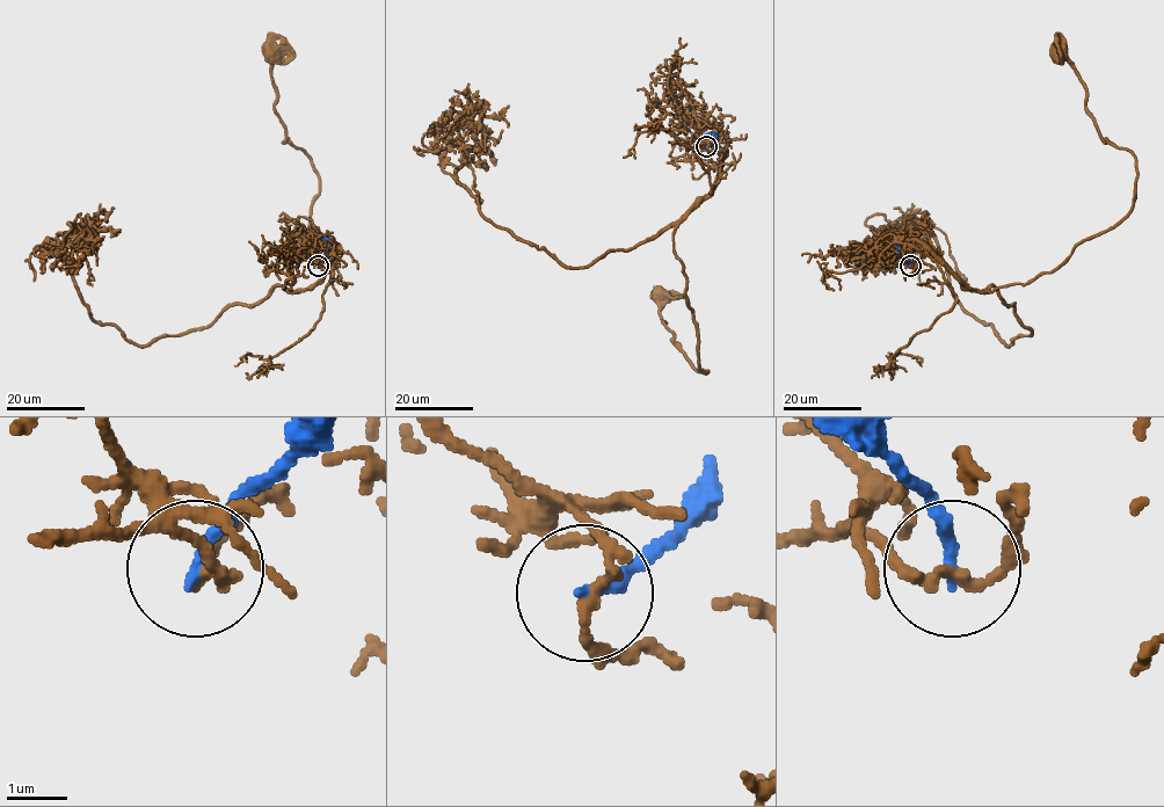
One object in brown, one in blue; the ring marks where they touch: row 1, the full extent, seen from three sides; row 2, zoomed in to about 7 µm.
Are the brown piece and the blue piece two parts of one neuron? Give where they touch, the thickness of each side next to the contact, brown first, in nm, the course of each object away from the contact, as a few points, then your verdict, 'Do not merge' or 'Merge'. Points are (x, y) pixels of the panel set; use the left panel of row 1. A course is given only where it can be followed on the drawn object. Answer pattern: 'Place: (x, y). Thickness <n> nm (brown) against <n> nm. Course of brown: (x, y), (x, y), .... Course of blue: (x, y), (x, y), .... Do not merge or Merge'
Place: (318, 266). Thickness 180 nm (brown) against 200 nm. Course of brown: (319, 266), (312, 252), (330, 241), (327, 271), (285, 288), (319, 174), (285, 139), (269, 52). Course of blue: (319, 266), (328, 252), (329, 240), (313, 240). Do not merge

